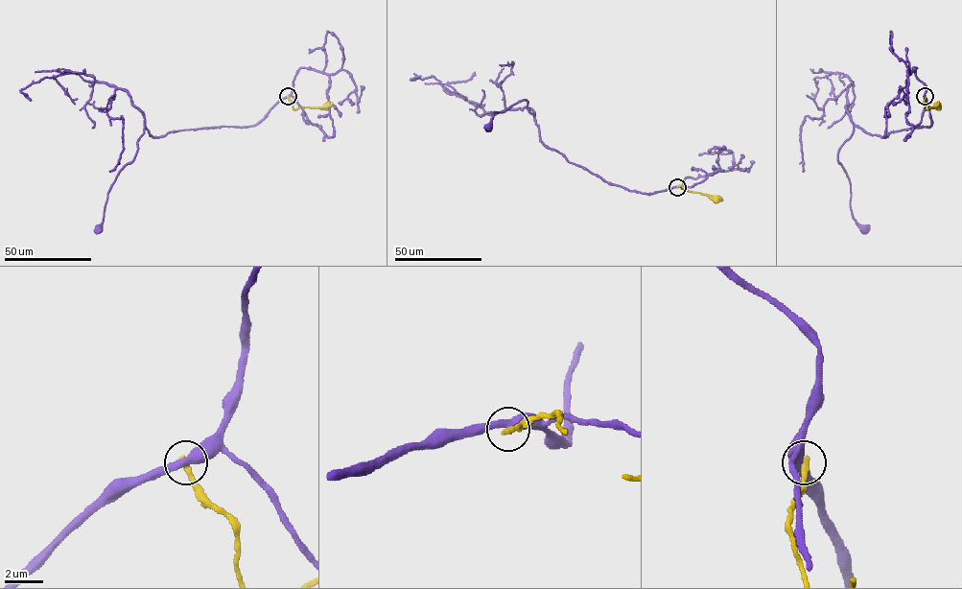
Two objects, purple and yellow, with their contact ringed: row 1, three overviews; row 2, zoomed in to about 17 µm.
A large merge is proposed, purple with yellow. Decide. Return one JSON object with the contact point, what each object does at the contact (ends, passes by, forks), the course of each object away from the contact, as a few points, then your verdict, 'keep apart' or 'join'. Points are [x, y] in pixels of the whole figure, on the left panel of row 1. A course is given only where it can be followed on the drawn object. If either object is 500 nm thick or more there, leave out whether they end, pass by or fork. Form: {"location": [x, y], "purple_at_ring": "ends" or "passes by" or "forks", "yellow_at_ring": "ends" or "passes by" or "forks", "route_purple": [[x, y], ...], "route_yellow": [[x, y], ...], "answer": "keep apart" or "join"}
{"location": [288, 96], "purple_at_ring": "passes by", "yellow_at_ring": "ends", "route_purple": [[288, 96], [252, 126], [157, 136], [144, 126], [136, 155], [107, 194], [100, 229]], "route_yellow": [[288, 96], [294, 109], [327, 106]], "answer": "keep apart"}

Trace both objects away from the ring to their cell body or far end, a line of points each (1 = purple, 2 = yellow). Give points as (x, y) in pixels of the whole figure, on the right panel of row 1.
1: (925, 96), (929, 127), (881, 136), (854, 126), (839, 150), (853, 217), (865, 229)
2: (925, 96), (926, 109), (937, 106)

